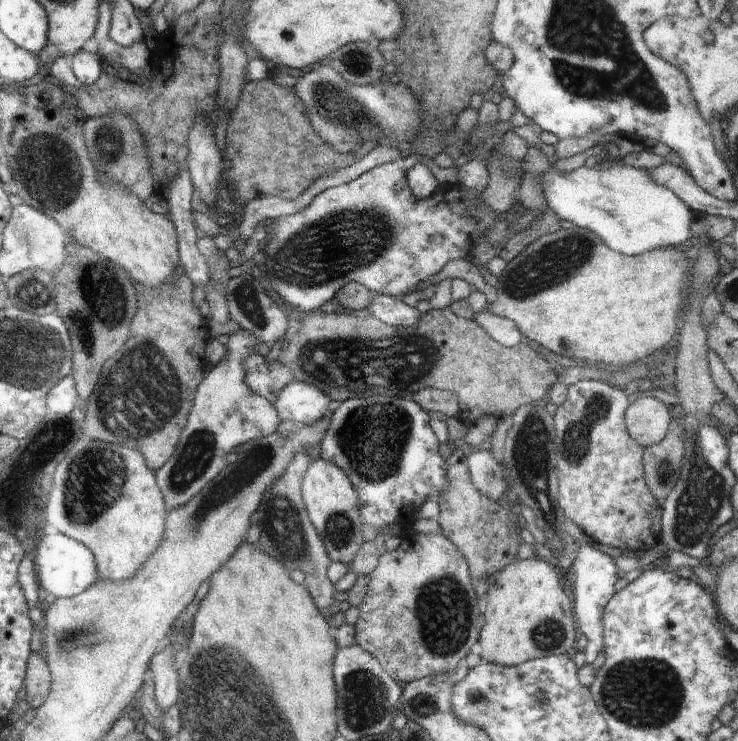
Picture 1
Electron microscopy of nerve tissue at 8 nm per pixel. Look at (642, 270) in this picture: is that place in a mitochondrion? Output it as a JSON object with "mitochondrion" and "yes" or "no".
{"mitochondrion":"no"}

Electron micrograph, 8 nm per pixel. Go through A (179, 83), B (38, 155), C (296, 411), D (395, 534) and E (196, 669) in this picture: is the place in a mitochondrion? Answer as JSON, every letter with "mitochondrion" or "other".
{"A":"other","B":"mitochondrion","C":"other","D":"other","E":"mitochondrion"}

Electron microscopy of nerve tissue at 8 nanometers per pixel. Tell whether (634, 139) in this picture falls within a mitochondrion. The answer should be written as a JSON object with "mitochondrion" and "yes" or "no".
{"mitochondrion":"no"}

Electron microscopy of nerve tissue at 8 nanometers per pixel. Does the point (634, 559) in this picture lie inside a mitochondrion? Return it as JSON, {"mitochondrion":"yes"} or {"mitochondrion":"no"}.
{"mitochondrion":"no"}

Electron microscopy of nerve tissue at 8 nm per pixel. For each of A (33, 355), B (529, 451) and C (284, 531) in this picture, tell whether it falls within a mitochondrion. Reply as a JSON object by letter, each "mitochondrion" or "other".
{"A":"mitochondrion","B":"mitochondrion","C":"mitochondrion"}

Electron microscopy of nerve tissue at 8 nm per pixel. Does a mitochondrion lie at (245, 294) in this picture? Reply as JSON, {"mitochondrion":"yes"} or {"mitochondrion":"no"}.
{"mitochondrion":"yes"}

